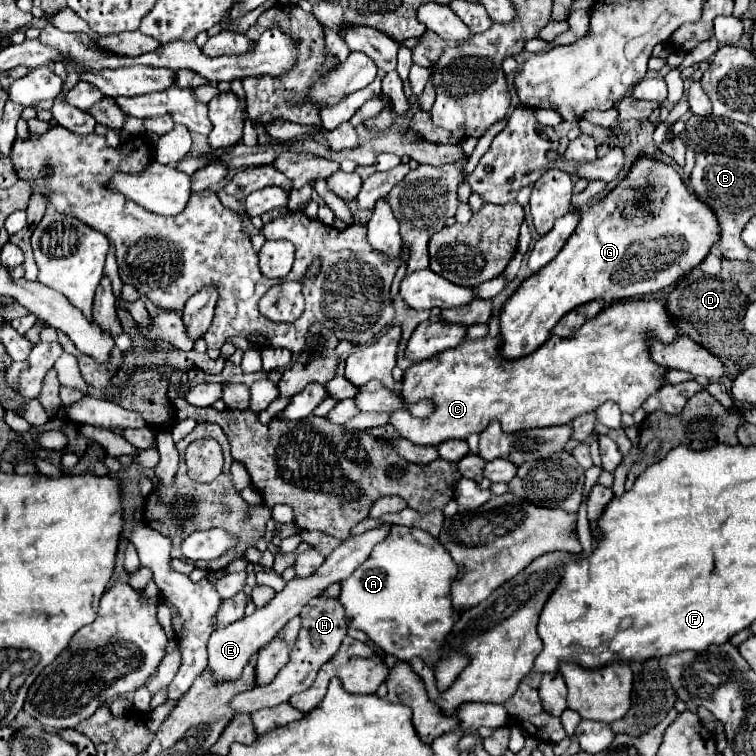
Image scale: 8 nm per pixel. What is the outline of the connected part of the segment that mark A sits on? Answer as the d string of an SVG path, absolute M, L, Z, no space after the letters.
M395 526L389 538L375 546L371 556L345 580L341 580L339 602L345 608L345 618L351 628L363 630L375 644L379 644L389 654L395 654L399 660L413 658L415 654L423 654L431 658L431 654L439 652L443 646L443 638L451 632L451 626L457 622L459 614L451 610L451 578L455 578L455 562L447 550L425 530Z

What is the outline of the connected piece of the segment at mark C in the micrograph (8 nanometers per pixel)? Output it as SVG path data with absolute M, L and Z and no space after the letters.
M657 300L615 302L607 306L603 312L599 312L595 318L587 320L573 336L559 338L551 334L539 350L519 360L499 358L499 338L463 342L457 348L439 354L437 358L413 364L403 374L399 396L409 404L431 400L435 404L433 414L427 418L415 418L409 410L395 410L389 416L389 422L405 440L413 444L439 446L447 440L465 440L469 434L485 430L491 420L497 420L503 432L521 432L531 428L571 424L577 416L597 410L607 400L617 402L621 412L633 414L651 394L655 394L661 388L661 376L665 372L663 366L657 366L649 358L649 336L657 336L661 342L671 342L679 336L663 304Z

